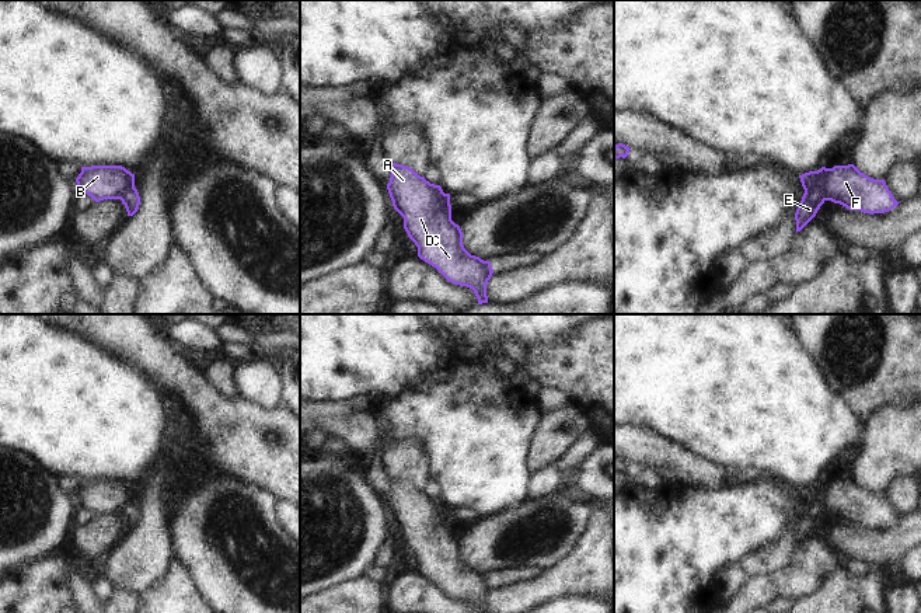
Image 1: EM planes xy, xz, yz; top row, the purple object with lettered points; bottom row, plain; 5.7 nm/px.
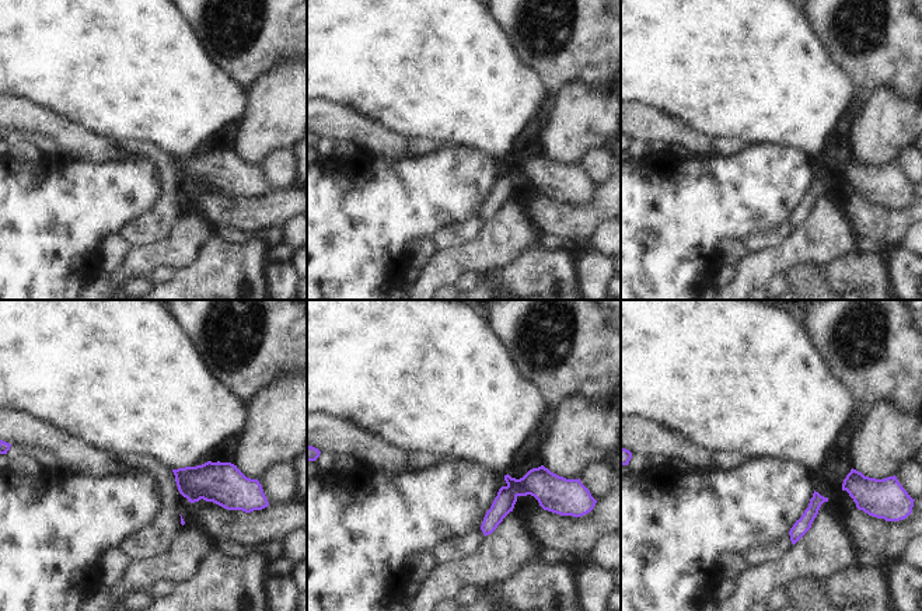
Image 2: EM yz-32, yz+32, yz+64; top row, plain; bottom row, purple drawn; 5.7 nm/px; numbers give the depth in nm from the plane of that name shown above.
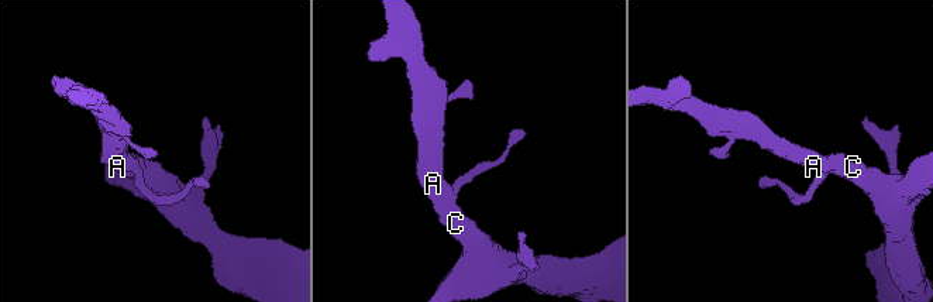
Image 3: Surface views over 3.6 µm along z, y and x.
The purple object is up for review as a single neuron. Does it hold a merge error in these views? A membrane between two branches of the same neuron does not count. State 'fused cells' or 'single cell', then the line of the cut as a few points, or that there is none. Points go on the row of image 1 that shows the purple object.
fused cells | yz (805, 190), (816, 188), (824, 199)

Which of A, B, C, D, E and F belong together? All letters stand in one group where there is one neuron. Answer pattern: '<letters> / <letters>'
A B C D F / E

